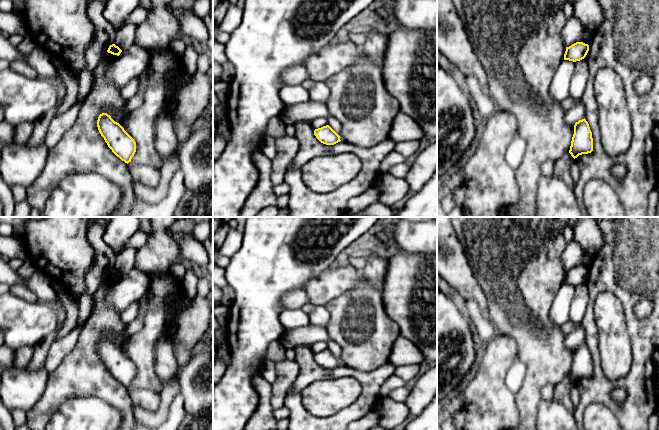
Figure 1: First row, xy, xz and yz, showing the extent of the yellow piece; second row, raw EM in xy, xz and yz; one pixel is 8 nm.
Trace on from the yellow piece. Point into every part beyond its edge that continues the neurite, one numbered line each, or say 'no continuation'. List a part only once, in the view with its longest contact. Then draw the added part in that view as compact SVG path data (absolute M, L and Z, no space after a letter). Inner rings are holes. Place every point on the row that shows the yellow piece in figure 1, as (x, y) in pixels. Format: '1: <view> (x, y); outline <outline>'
1: yz (562, 165); outline M569 152L565 153L555 161L553 174L564 181L569 187L574 187L574 182L570 174L570 166L574 162L574 158Z

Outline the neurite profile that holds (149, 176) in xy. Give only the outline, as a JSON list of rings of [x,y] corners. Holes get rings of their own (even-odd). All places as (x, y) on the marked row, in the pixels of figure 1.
[[[129,162],[128,169],[132,180],[138,183],[144,184],[147,187],[156,187],[159,183],[160,169],[158,168]]]

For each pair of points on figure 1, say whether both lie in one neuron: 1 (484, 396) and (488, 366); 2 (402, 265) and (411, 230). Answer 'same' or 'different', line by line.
1: same
2: different

